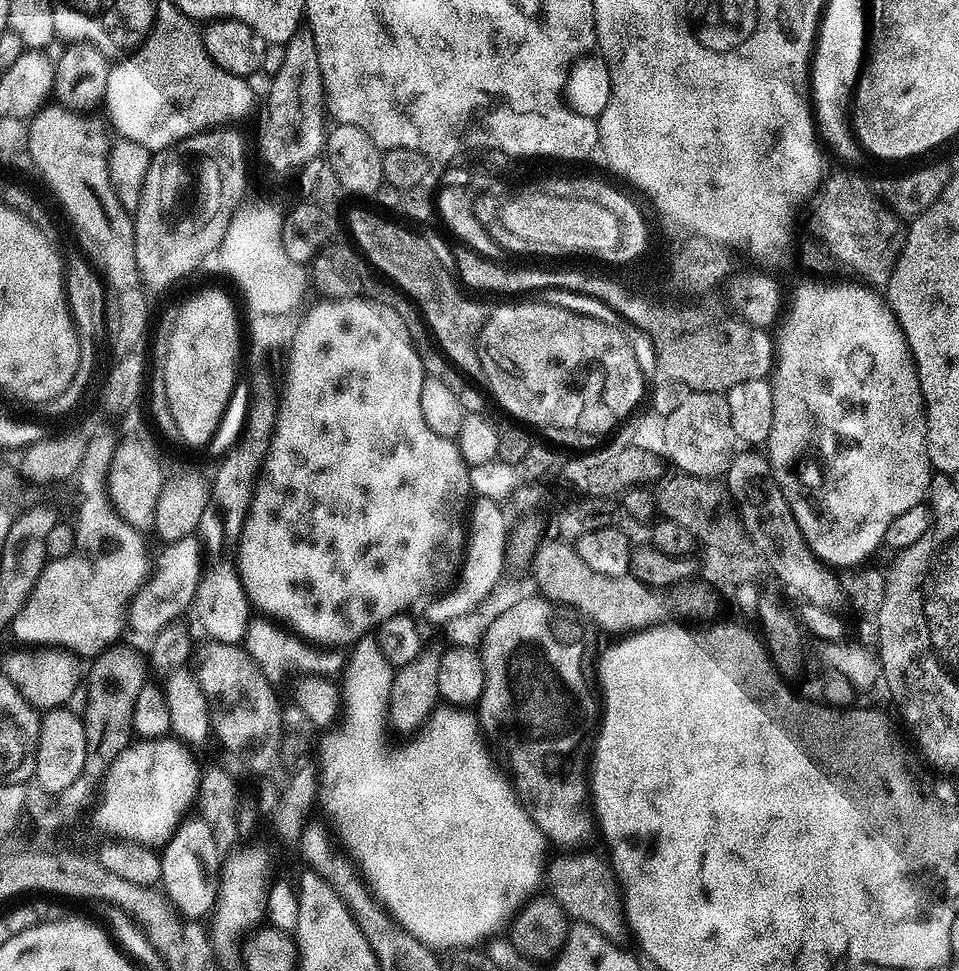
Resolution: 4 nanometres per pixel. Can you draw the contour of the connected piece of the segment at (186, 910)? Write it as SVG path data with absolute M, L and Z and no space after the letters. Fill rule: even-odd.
M201 818L181 819L159 853L160 884L172 907L185 918L204 918L216 907L222 855L214 844L210 826Z

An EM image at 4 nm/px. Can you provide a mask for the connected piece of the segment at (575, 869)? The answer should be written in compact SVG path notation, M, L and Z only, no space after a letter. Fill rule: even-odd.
M576 850L571 854L560 854L564 856L556 856L553 860L551 857L547 861L546 884L552 887L550 895L552 899L557 900L564 907L564 911L568 913L573 921L582 924L593 924L602 935L608 936L611 940L619 941L621 939L620 935L625 935L626 921L622 915L622 898L618 893L618 884L614 879L614 873L605 861L603 864L598 857L580 851L584 850Z

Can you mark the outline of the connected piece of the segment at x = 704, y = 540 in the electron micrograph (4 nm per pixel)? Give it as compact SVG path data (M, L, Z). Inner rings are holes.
M672 475L676 476L666 477L657 488L654 488L654 508L657 513L660 512L659 515L663 519L673 520L686 526L686 530L690 530L690 534L694 534L701 545L705 544L706 547L713 548L724 556L744 556L747 552L753 551L752 542L744 531L743 523L733 515L734 508L730 503L727 487L719 479L707 476Z

